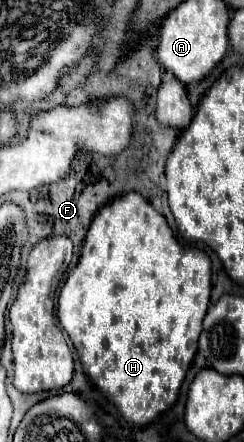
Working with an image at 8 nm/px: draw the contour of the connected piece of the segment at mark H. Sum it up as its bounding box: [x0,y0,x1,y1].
[57,191,211,425]

